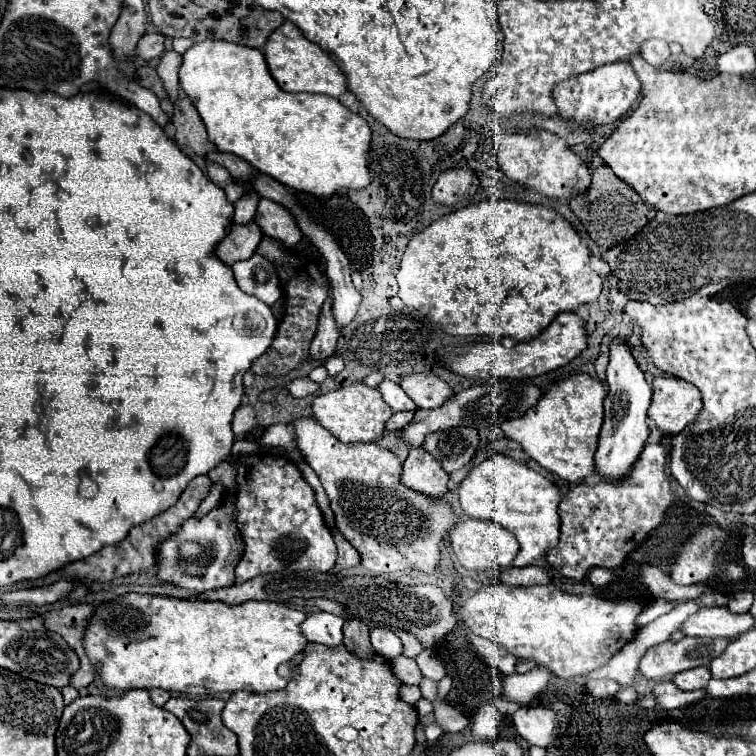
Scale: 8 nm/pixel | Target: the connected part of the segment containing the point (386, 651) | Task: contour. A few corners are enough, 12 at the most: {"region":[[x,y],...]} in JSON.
{"region":[[387,628],[371,630],[375,652],[387,660],[401,656],[399,636]]}

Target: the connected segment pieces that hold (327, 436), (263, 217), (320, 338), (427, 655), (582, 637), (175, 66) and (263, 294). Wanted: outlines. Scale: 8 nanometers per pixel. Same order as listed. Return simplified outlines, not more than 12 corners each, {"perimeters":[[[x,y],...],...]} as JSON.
{"perimeters":[[[297,418],[335,526],[373,574],[441,570],[457,516],[379,444]],[[259,200],[255,224],[291,250],[303,236],[289,210]],[[331,296],[319,314],[311,356],[325,362],[335,354],[339,326],[333,318]],[[431,650],[415,658],[423,676],[437,682],[445,676],[445,668]],[[481,588],[457,616],[561,678],[635,636],[637,600]],[[169,50],[157,66],[169,100],[179,98],[179,52]],[[261,254],[235,262],[237,286],[273,306],[281,284]]]}

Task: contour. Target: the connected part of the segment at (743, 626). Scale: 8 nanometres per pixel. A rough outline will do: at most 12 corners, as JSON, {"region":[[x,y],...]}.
{"region":[[701,608],[683,622],[685,636],[737,638],[755,626],[751,614]]}

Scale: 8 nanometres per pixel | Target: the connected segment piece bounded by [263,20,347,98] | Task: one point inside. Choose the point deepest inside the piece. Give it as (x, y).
(297, 65)

